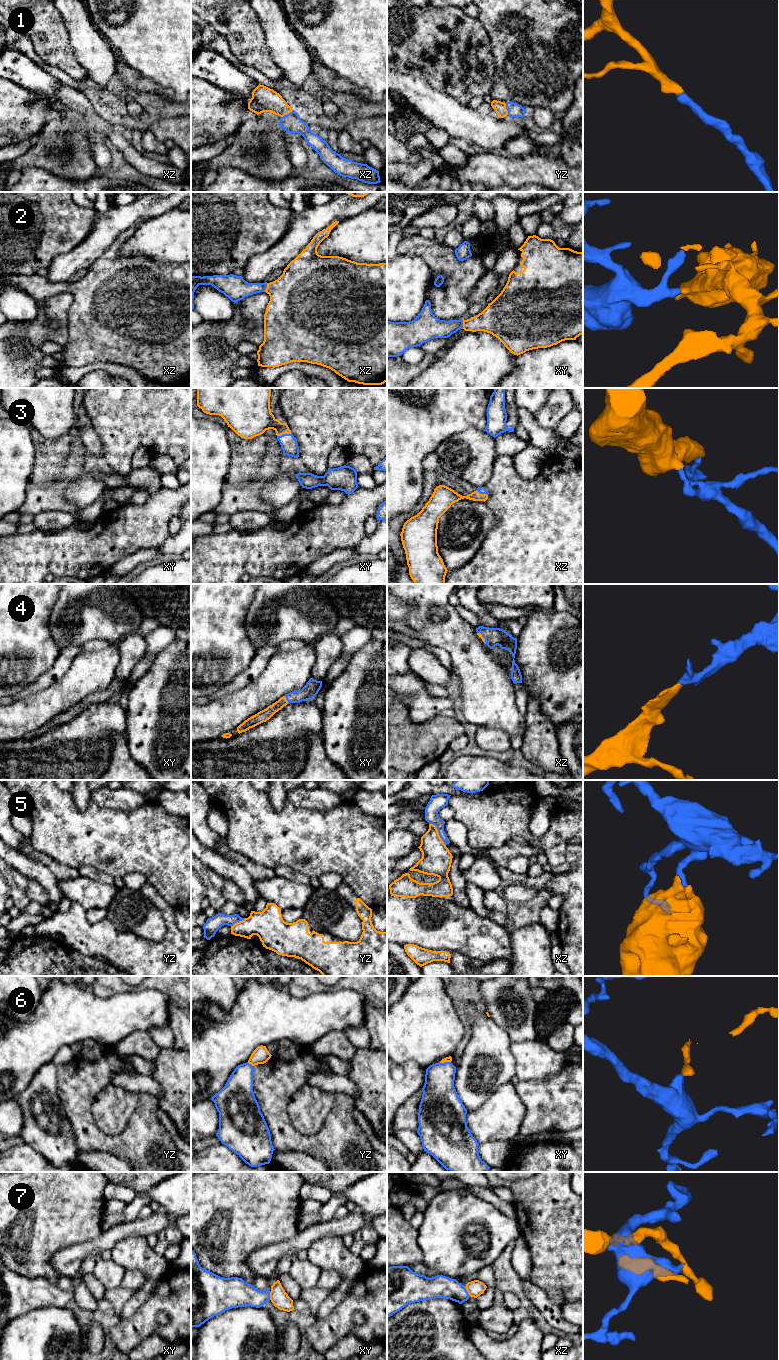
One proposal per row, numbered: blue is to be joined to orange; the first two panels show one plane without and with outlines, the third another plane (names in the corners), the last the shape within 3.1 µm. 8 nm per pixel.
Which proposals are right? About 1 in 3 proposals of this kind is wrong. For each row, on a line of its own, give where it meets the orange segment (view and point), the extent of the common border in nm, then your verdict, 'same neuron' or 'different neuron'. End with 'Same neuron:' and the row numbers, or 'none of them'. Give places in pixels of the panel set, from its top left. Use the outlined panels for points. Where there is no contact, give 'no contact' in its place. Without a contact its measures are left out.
1: meets orange in xz at (287, 113); contact 120 nm long; same neuron
2: meets orange in xz at (267, 287); contact 80 nm long; same neuron
3: meets orange in xy at (283, 433); contact 110 nm long; same neuron
4: meets orange in xy at (286, 700); contact 70 nm long; same neuron
5: meets orange in xz at (438, 833); contact 220 nm long; different neuron
6: meets orange in yz at (250, 1063); contact 60 nm long; different neuron
7: meets orange in xz at (467, 1291); contact 90 nm long; different neuron
Same neuron: 1, 2, 3, 4

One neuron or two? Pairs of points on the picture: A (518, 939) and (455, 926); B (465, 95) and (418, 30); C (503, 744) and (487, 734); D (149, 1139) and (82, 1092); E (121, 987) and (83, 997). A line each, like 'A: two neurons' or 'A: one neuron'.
A: two neurons
B: one neuron
C: one neuron
D: one neuron
E: two neurons

